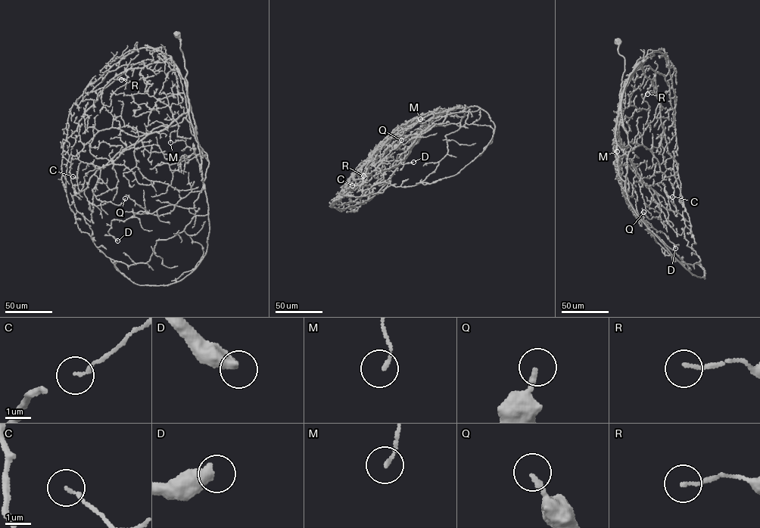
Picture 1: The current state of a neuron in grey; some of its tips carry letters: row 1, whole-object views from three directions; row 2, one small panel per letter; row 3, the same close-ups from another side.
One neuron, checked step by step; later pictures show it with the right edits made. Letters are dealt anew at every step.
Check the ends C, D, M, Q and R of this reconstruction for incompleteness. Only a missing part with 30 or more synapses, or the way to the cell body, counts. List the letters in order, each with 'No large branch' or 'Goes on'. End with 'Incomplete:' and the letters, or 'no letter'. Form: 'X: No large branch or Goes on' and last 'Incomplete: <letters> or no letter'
C: No large branch
D: No large branch
M: No large branch
Q: No large branch
R: No large branch
Incomplete: no letter

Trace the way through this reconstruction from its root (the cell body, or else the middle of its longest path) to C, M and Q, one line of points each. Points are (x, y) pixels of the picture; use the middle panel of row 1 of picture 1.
C: (395, 147), (402, 143), (410, 145), (428, 125), (412, 120), (400, 129), (354, 175), (356, 182), (352, 185)
M: (395, 147), (402, 143), (409, 147), (425, 130), (428, 125), (418, 122), (424, 118), (418, 117), (420, 119)
Q: (395, 147), (402, 143), (410, 145), (428, 125), (408, 122), (378, 147), (371, 156), (372, 165), (401, 140)

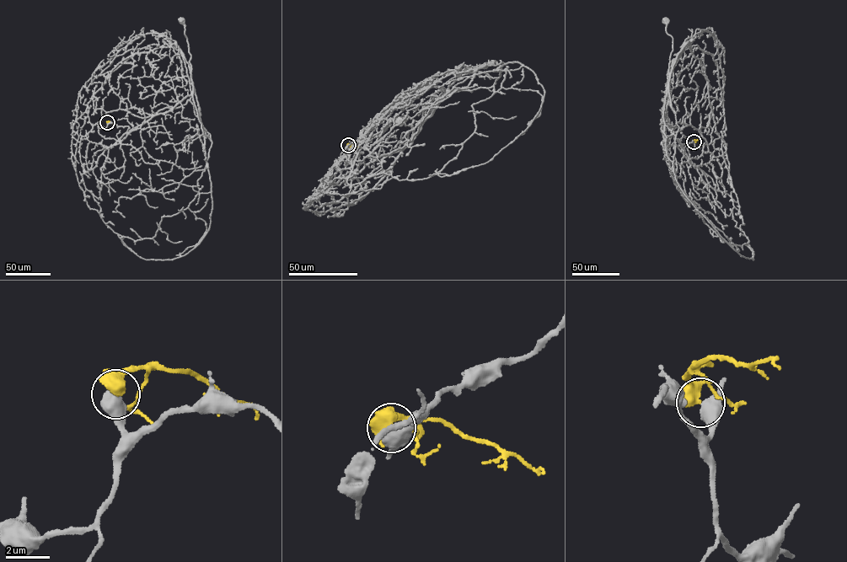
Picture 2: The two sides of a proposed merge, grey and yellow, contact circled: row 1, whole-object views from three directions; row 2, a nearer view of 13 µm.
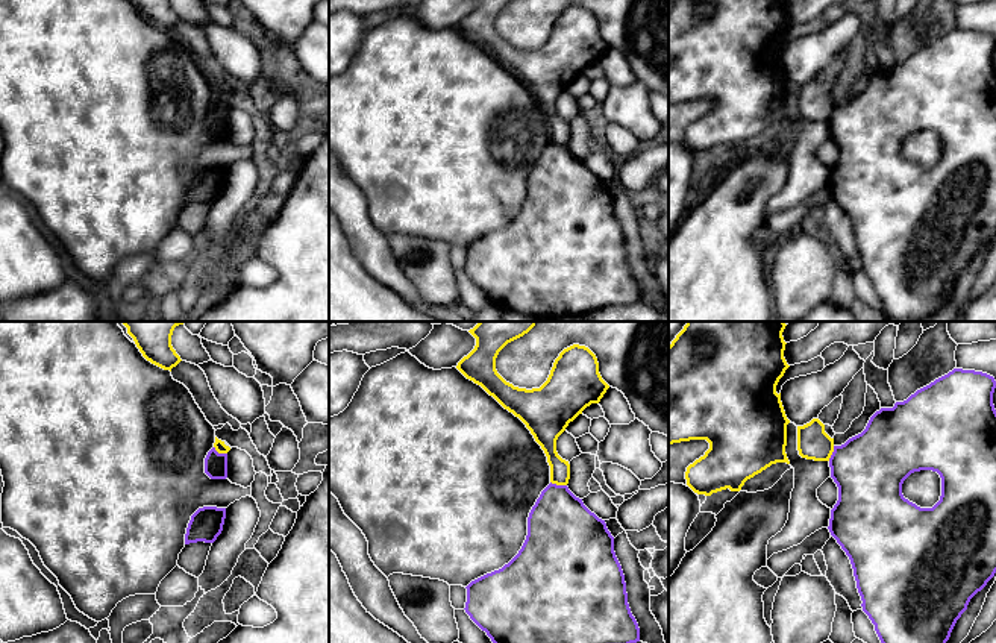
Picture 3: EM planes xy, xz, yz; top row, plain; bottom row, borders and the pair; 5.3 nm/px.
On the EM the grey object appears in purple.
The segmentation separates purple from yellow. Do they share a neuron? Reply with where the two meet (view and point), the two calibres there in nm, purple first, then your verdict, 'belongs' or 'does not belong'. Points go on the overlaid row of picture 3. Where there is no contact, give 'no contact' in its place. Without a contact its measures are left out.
contact xz (558, 486); calibres 380 and 110 nm; does not belong

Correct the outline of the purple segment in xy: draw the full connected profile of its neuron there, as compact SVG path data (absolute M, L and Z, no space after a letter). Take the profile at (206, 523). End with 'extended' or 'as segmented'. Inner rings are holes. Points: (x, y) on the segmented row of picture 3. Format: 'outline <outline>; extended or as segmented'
outline M203 507L193 516L186 528L185 544L205 541L214 543L223 531L226 508Z; as segmented

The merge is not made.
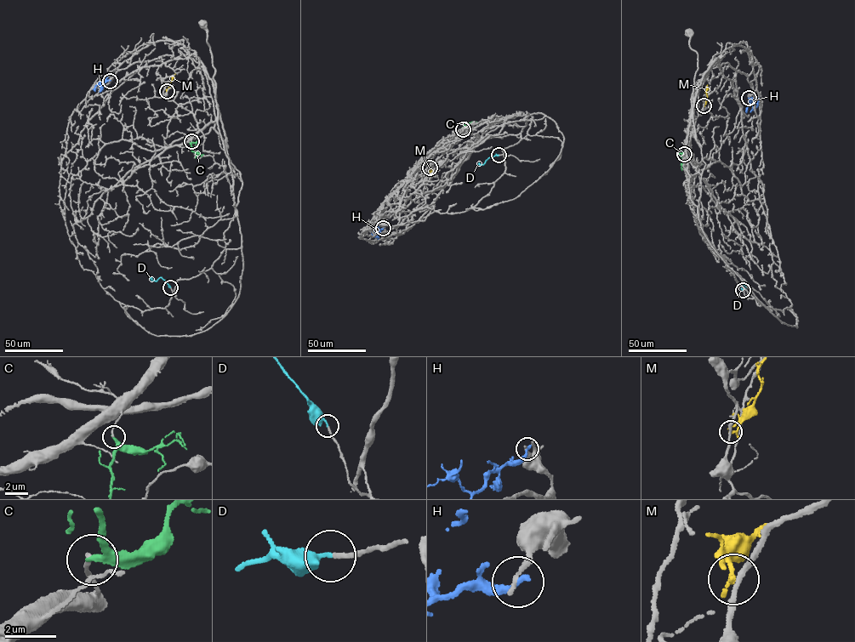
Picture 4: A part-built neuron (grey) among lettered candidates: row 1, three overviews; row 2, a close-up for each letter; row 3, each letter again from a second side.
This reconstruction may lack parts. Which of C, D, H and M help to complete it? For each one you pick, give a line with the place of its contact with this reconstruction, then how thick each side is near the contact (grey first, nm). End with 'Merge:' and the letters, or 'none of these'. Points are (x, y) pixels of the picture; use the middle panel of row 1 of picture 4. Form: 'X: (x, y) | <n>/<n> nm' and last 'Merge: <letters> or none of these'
D: (498, 155) | 170/280 nm
Merge: D

